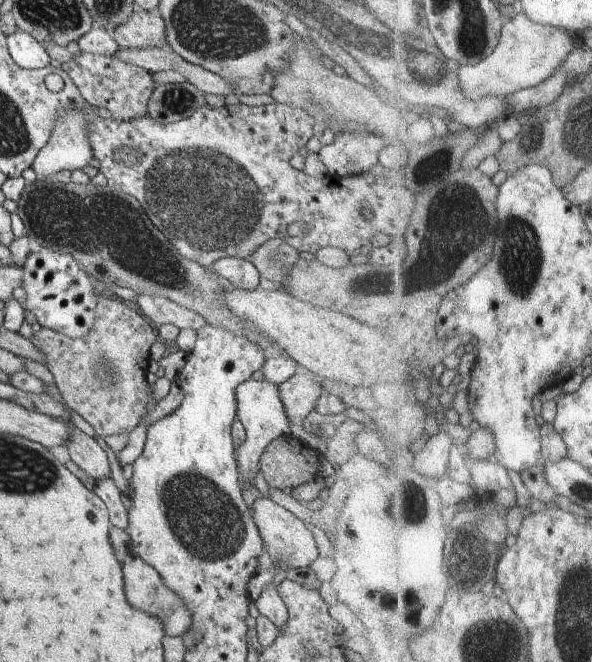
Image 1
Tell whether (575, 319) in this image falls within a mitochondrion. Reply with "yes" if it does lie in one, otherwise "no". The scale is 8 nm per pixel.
no

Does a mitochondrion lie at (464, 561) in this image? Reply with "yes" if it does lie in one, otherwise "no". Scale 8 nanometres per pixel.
yes

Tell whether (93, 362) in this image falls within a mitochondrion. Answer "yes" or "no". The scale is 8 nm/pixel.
yes

